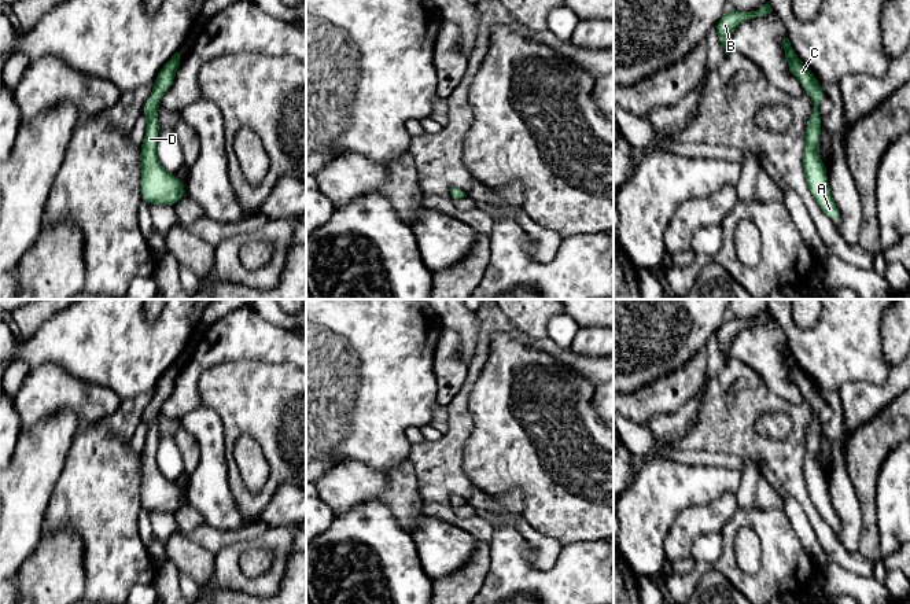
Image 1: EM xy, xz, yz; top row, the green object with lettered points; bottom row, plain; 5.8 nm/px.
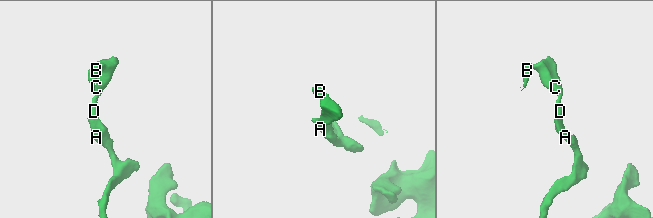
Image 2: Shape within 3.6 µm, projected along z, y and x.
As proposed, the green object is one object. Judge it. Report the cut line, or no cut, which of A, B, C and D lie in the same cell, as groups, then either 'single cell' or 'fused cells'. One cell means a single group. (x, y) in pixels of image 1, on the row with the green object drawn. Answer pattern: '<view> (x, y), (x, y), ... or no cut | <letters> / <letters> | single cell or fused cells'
no cut | A B C D | single cell

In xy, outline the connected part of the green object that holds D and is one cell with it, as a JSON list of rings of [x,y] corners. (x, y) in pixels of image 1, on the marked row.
[[[176,52],[162,67],[152,85],[152,93],[143,107],[147,117],[147,130],[140,146],[141,162],[141,199],[148,205],[174,206],[184,195],[185,187],[174,174],[170,174],[159,163],[156,156],[156,143],[159,133],[158,107],[163,95],[173,85],[180,66],[180,54]]]

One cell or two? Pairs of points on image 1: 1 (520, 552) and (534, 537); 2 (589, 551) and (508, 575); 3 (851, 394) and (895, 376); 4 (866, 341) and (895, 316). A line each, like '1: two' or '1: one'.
1: two
2: one
3: one
4: two

